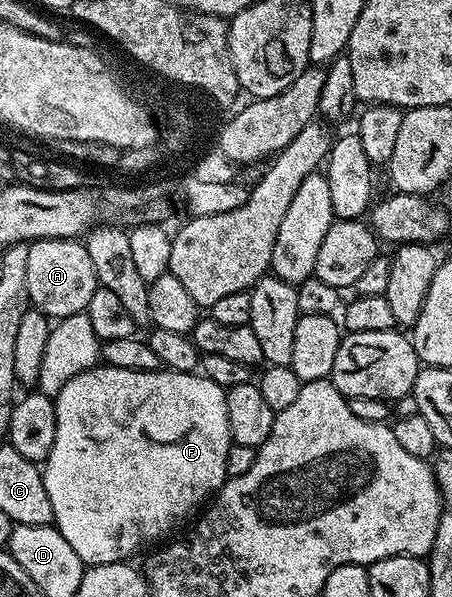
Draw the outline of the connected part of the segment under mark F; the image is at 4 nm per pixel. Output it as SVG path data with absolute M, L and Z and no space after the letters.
M111 364L97 367L89 366L82 373L76 374L70 381L65 382L63 388L58 392L54 400L56 442L42 468L44 486L48 490L48 502L52 502L53 527L57 528L60 534L64 534L68 546L72 546L72 550L76 550L76 554L80 554L82 563L86 566L120 564L129 561L134 558L130 556L136 555L141 548L149 549L174 534L169 534L169 532L176 531L186 519L189 521L226 483L228 479L226 463L228 462L228 450L232 443L228 406L226 405L227 389L216 386L216 382L212 382L208 377L193 372L172 372L169 370L157 372L120 370Z

